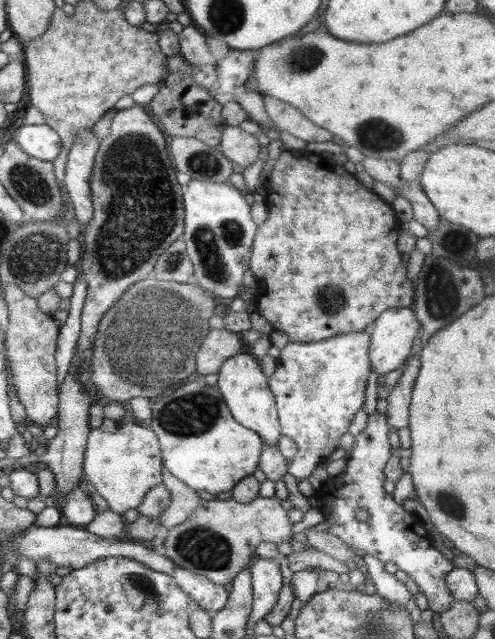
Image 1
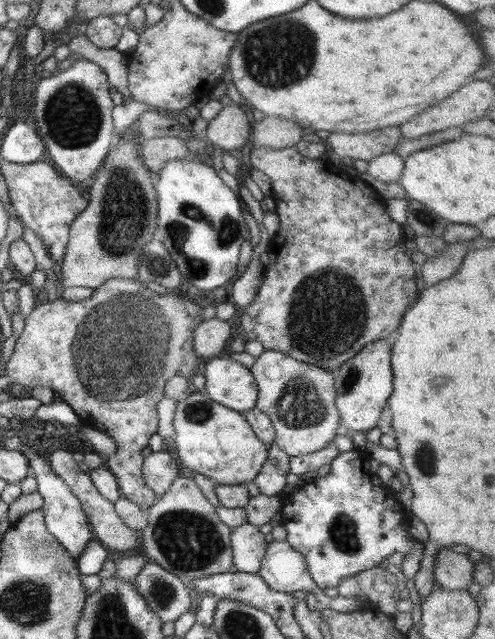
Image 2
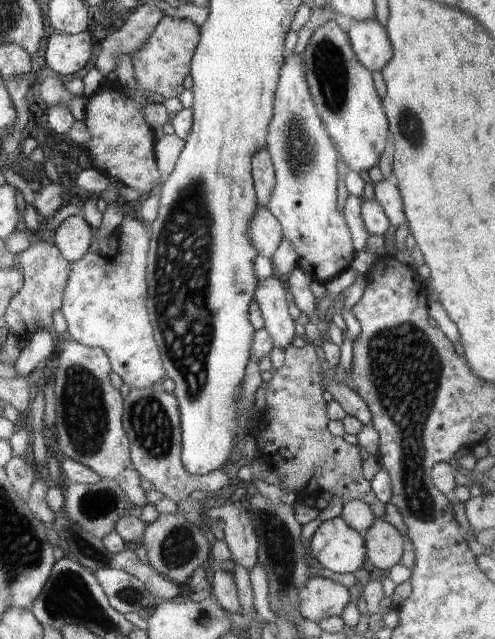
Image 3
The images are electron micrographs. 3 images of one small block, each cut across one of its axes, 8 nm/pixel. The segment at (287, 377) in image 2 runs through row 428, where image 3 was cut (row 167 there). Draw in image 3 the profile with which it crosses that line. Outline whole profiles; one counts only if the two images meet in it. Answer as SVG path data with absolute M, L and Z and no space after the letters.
M300 54L288 56L279 72L273 104L267 149L275 170L277 183L269 200L269 211L281 224L283 238L288 239L297 254L297 266L313 276L313 280L330 287L332 280L350 268L355 250L348 223L338 212L338 151L326 132L305 79Z

